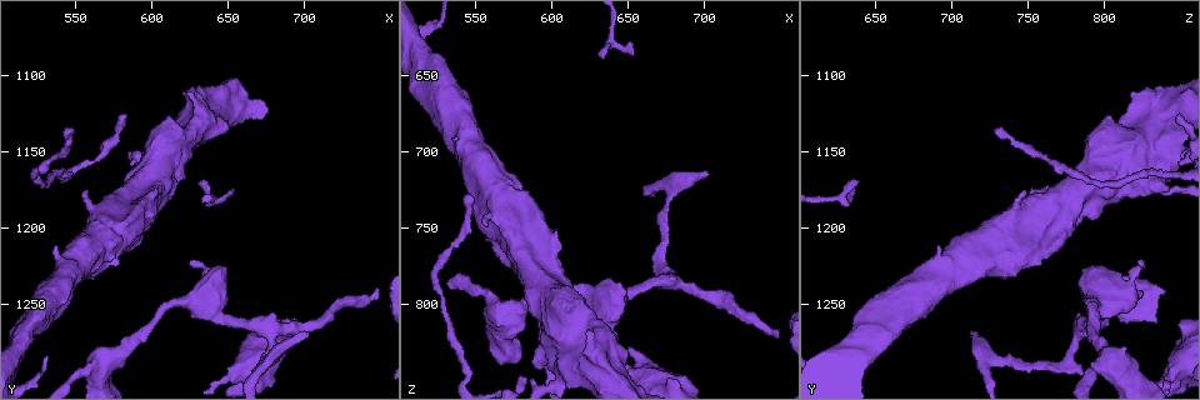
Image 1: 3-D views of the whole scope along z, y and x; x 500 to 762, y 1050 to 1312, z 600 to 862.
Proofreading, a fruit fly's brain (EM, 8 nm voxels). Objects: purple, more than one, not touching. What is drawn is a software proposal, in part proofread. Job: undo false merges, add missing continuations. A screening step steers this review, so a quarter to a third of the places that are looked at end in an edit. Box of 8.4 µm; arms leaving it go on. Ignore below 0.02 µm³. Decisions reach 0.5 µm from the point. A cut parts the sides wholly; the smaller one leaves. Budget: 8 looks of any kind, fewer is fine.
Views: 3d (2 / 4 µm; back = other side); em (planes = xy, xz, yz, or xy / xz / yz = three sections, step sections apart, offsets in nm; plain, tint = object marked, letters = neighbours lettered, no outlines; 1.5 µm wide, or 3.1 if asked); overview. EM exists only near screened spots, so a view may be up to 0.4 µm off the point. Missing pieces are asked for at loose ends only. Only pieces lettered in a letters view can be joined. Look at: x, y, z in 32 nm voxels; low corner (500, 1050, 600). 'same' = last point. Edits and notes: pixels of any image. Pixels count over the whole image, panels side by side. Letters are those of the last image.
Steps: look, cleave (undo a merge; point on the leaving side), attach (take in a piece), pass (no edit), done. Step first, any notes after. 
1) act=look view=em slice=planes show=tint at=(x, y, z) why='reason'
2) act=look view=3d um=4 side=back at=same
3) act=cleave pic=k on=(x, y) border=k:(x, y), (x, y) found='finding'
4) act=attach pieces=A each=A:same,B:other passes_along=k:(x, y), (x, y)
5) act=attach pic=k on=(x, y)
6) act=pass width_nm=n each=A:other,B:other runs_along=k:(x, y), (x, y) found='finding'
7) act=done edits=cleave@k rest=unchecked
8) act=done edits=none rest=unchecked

act=look view=em slice=planes show=letters at=(602, 1174, 754) why='branch stops here'

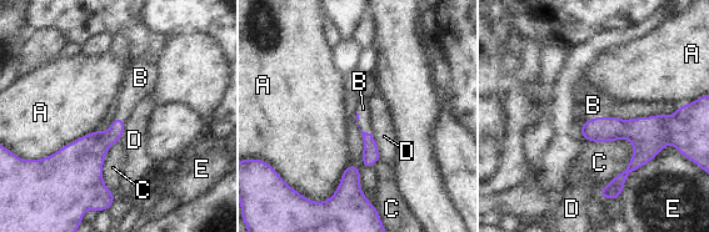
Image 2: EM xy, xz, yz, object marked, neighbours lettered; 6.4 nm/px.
act=attach pieces=B each=A:other,B:same,C:other,D:other,E:other passes_along=2:(599, 129), (598, 116), (593, 105) found='it goes on there'

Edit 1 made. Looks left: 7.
act=look view=overview why='redraw'

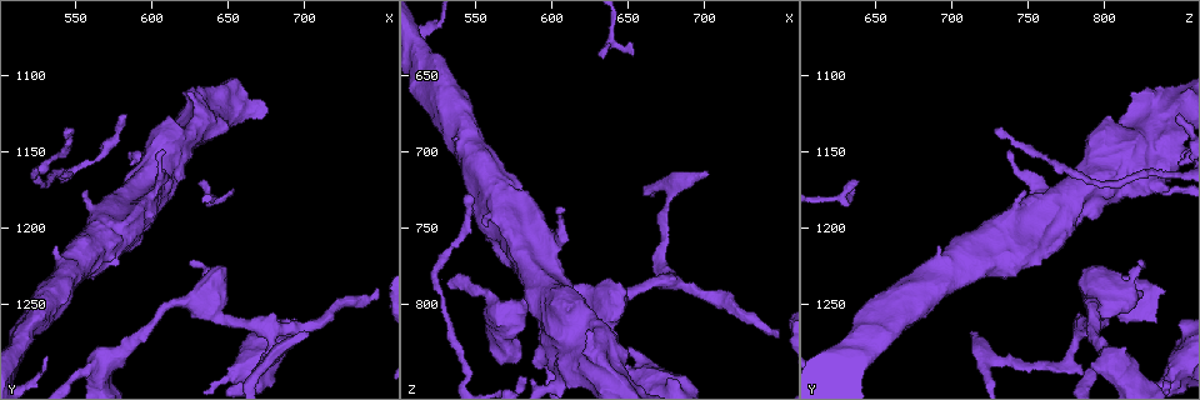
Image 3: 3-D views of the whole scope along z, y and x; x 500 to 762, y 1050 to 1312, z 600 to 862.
act=look view=em slice=xz step=8 show=tint at=(658, 1298, 844) why='calibre changes'

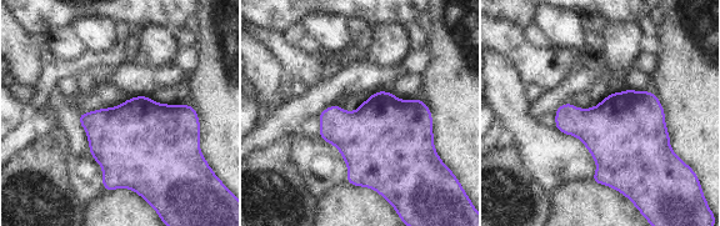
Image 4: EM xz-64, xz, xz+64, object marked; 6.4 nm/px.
act=look view=em slice=xy step=8 show=letters at=same why='another direction'

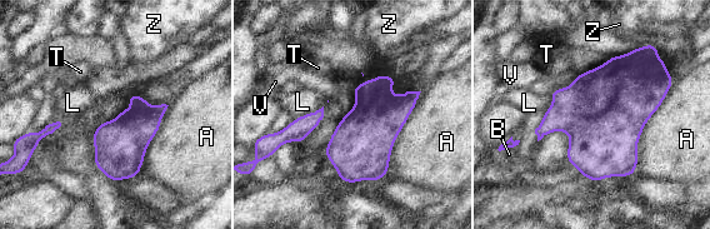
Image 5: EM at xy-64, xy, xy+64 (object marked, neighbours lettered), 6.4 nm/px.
act=pass width_nm=140 each=A:other,B:other,L:other,T:other,V:other,Z:other border=5:(323, 105), (293, 119) found='one cell here'

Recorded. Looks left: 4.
act=look view=3d um=2 side=back at=(702, 1270, 712) why='free end'

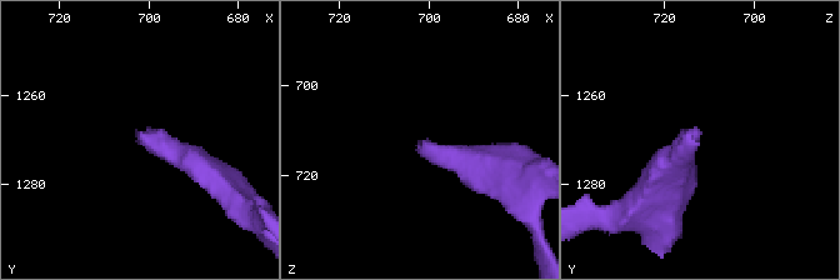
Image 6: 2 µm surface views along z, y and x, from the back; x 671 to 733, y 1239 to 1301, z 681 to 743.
act=look view=em slice=yz step=4 show=plain at=(700, 1268, 712) why='now the EM'

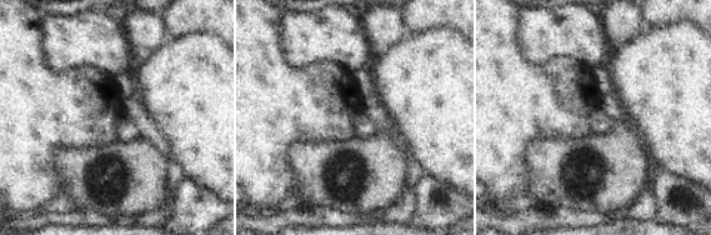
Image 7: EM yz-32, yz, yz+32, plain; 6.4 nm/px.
act=look view=em slice=yz step=4 show=letters at=same

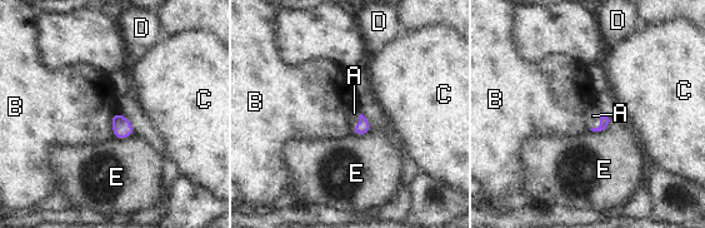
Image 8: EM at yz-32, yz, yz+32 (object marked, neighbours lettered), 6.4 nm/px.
act=attach pieces=A each=A:same,B:other,C:other,D:other,E:other found='it goes on there'

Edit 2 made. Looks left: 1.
act=done edits=attach@2,attach@8 rest=unchecked

